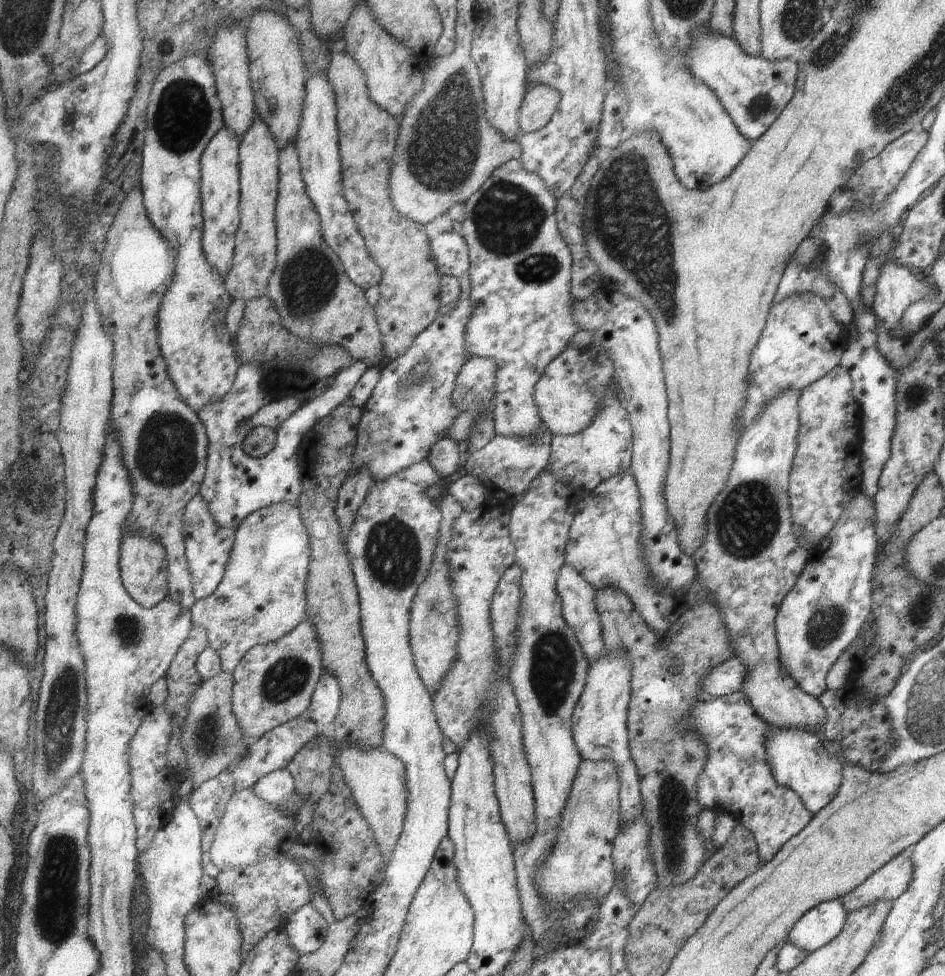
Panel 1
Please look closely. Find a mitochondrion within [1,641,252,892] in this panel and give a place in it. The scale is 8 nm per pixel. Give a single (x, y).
(58, 726)

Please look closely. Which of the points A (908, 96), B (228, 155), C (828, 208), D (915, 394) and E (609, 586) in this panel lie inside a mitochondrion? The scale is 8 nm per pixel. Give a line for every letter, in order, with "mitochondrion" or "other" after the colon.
A: mitochondrion
B: other
C: other
D: mitochondrion
E: other

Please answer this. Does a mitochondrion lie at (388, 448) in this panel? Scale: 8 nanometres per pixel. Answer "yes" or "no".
yes

